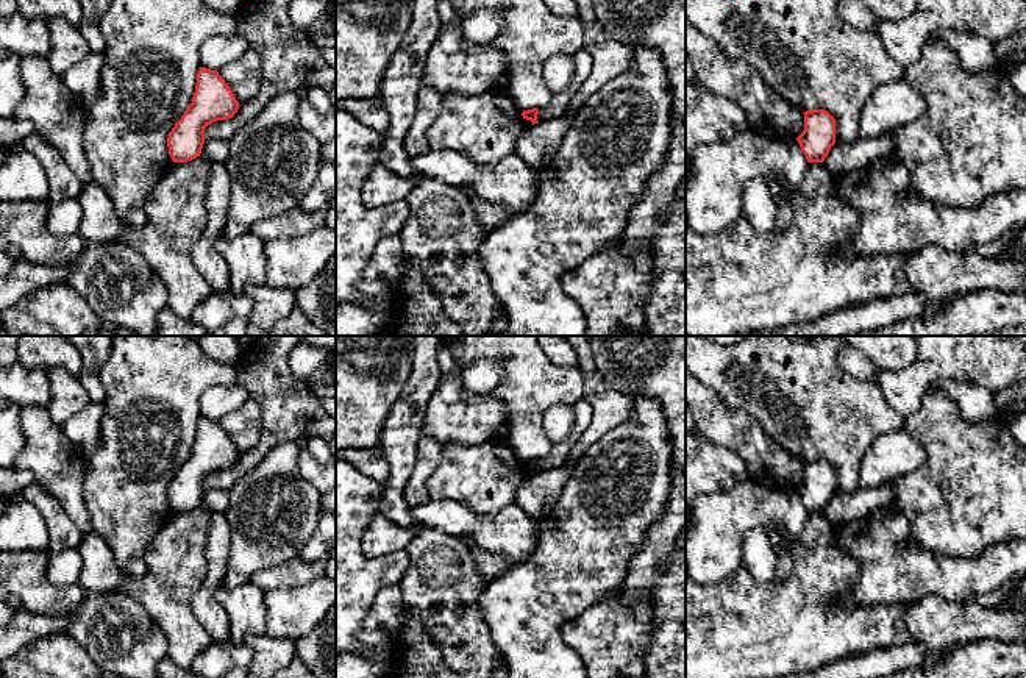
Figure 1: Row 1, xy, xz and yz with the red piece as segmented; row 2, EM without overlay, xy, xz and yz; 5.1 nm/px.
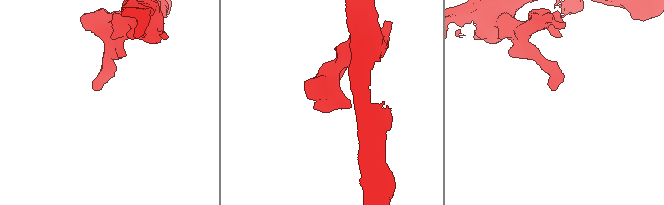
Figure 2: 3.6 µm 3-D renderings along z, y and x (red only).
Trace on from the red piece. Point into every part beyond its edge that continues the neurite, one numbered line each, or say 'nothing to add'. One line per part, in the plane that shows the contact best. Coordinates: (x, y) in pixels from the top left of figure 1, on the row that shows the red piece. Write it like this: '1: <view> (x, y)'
nothing to add

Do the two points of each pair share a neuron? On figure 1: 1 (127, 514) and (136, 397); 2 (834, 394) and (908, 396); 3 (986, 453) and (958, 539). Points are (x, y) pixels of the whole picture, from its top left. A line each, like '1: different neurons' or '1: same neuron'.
1: same neuron
2: different neurons
3: same neuron

